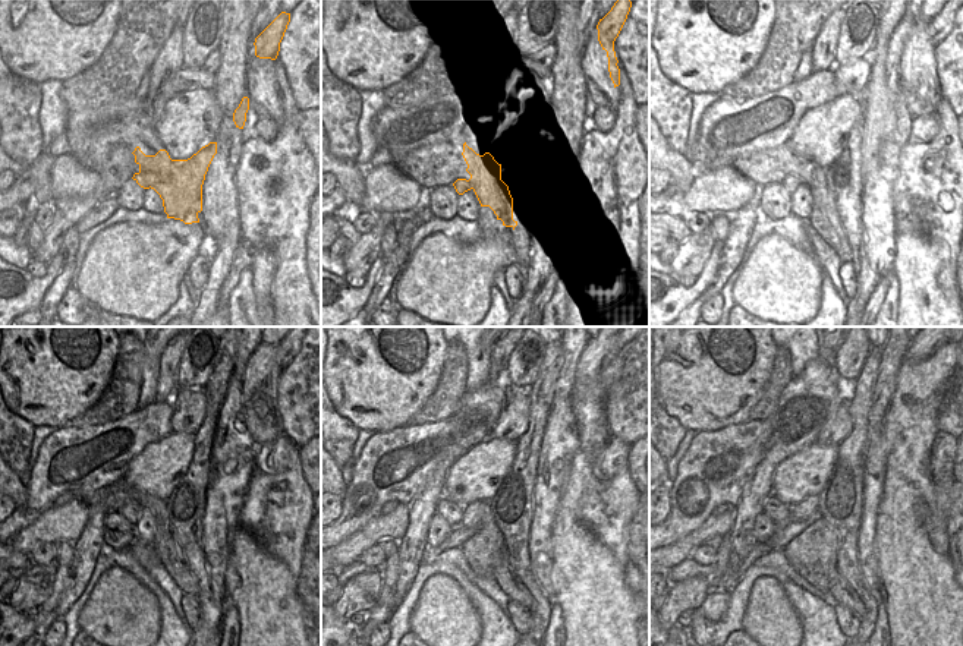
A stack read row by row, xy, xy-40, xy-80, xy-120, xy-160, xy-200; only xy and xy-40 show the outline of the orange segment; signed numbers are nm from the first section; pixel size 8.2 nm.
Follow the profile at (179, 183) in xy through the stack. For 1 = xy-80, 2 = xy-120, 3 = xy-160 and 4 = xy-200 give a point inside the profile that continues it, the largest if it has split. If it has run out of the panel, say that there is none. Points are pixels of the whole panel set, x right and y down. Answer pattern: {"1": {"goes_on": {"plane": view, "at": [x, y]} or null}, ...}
{"1": {"goes_on": {"plane": "xy-80", "at": [808, 172]}}, "2": {"goes_on": {"plane": "xy-120", "at": [132, 511]}}, "3": {"goes_on": {"plane": "xy-160", "at": [452, 511]}}, "4": {"goes_on": {"plane": "xy-200", "at": [774, 509]}}}

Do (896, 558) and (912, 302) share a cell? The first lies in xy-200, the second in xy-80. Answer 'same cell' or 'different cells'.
same cell

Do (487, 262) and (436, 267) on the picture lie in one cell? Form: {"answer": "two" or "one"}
{"answer": "one"}

